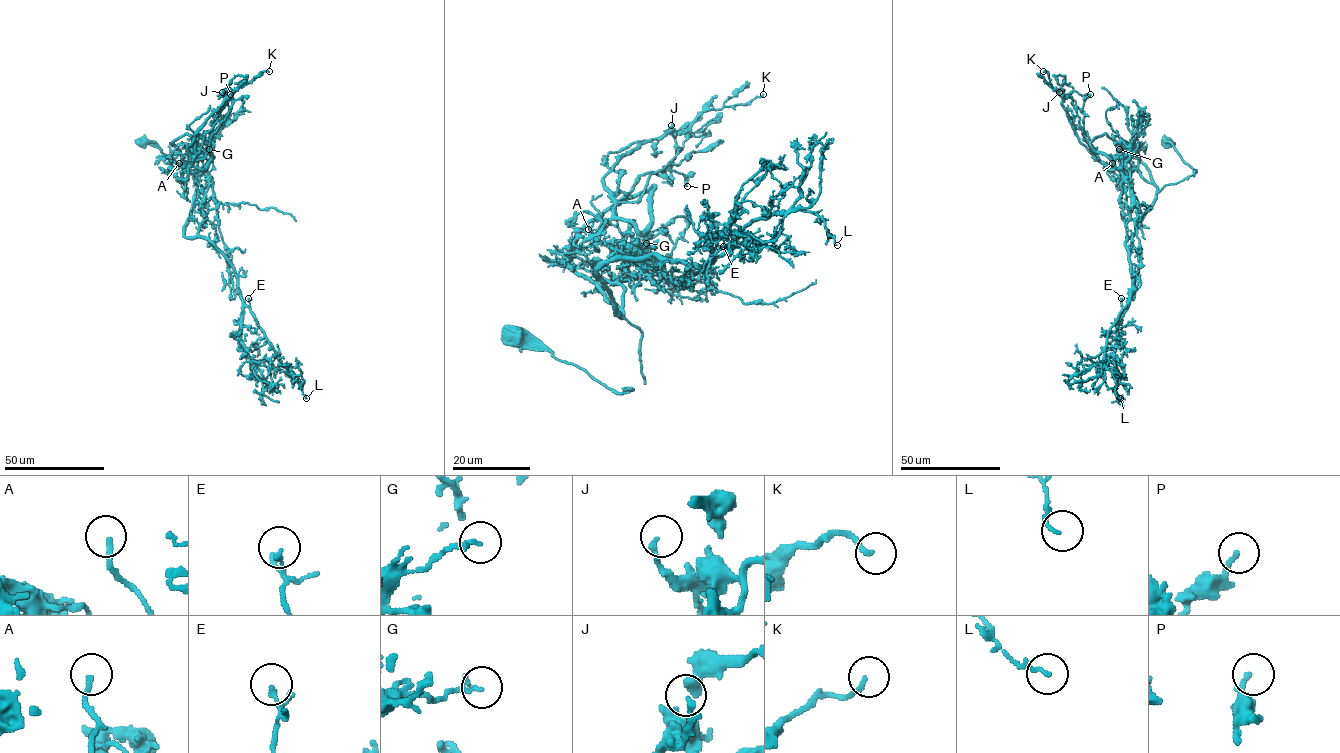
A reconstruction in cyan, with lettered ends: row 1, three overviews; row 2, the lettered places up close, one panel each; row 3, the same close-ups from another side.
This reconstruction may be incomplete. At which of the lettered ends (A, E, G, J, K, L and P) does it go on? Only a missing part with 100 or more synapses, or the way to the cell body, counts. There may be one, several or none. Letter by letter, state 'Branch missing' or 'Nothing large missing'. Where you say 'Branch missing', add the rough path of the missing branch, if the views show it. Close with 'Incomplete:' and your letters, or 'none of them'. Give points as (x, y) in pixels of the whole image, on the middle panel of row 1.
A: Nothing large missing
E: Nothing large missing
G: Nothing large missing
J: Nothing large missing
K: Nothing large missing
L: Nothing large missing
P: Nothing large missing
Incomplete: none of them

